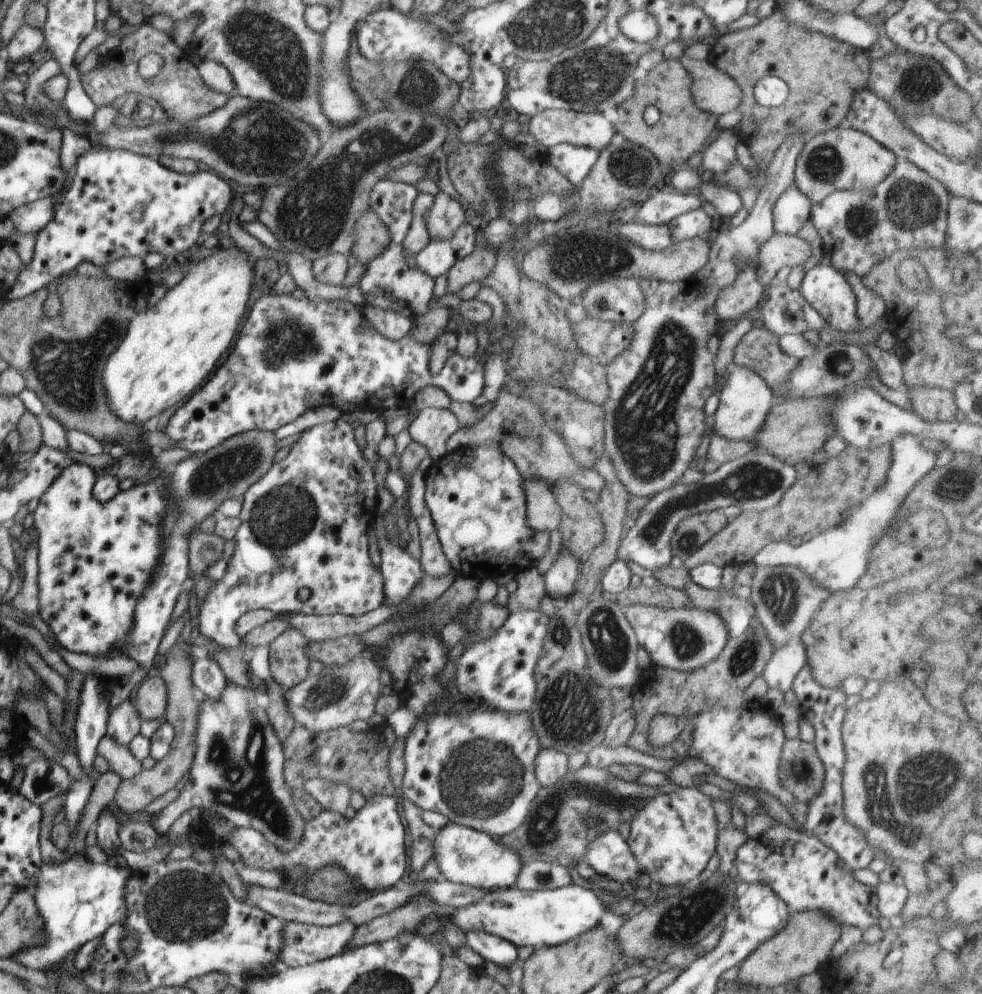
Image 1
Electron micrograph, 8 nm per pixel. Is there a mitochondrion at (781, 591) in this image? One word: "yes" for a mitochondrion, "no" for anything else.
yes

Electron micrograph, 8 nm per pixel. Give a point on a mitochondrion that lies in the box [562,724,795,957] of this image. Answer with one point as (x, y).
(682, 920)

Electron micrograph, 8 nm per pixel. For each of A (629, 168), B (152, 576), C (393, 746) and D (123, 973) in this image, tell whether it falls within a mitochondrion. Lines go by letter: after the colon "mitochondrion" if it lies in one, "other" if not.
A: mitochondrion
B: other
C: other
D: mitochondrion

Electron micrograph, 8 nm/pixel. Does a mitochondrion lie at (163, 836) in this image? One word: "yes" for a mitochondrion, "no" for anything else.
no

